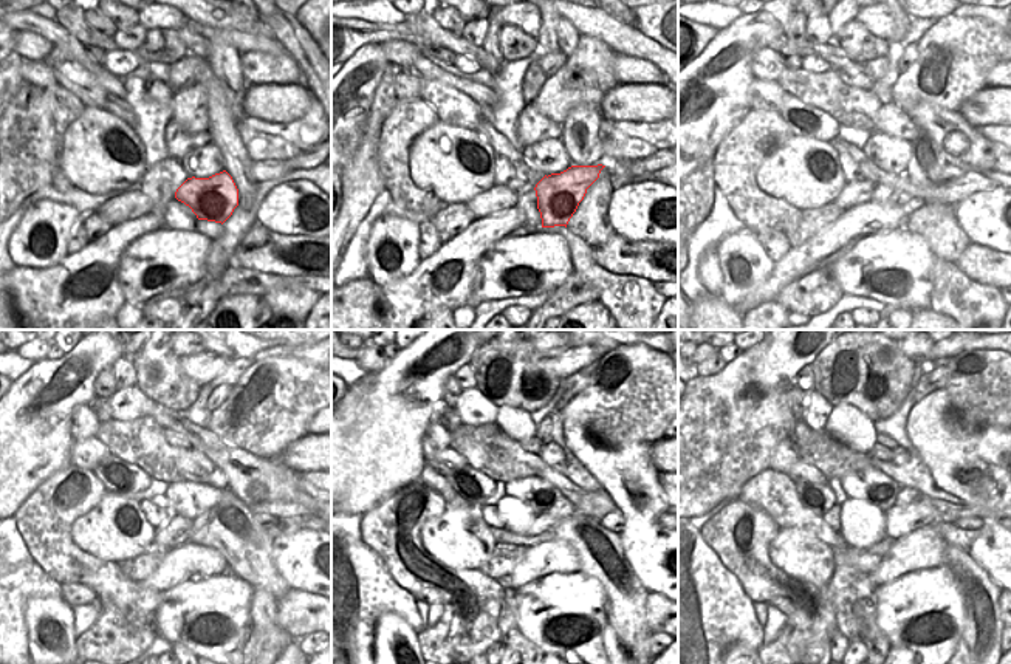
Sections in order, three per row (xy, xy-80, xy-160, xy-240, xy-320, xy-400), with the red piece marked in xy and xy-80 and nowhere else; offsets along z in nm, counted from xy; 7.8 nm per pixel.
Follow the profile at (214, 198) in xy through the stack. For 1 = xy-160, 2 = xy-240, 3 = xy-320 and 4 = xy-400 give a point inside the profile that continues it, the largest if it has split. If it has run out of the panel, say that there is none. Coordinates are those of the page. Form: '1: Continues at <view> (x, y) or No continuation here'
1: Continues at xy-160 (909, 197)
2: Continues at xy-240 (263, 520)
3: Continues at xy-320 (615, 520)
4: Continues at xy-400 (969, 523).

